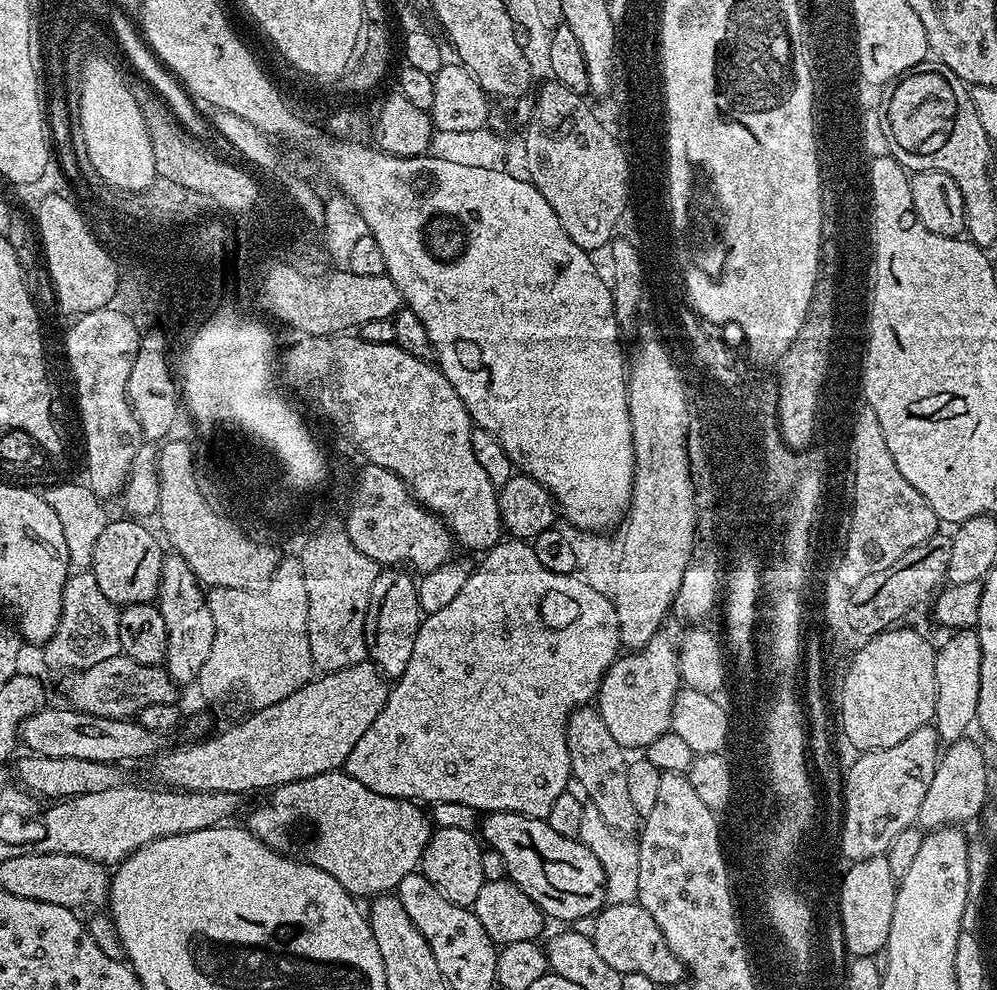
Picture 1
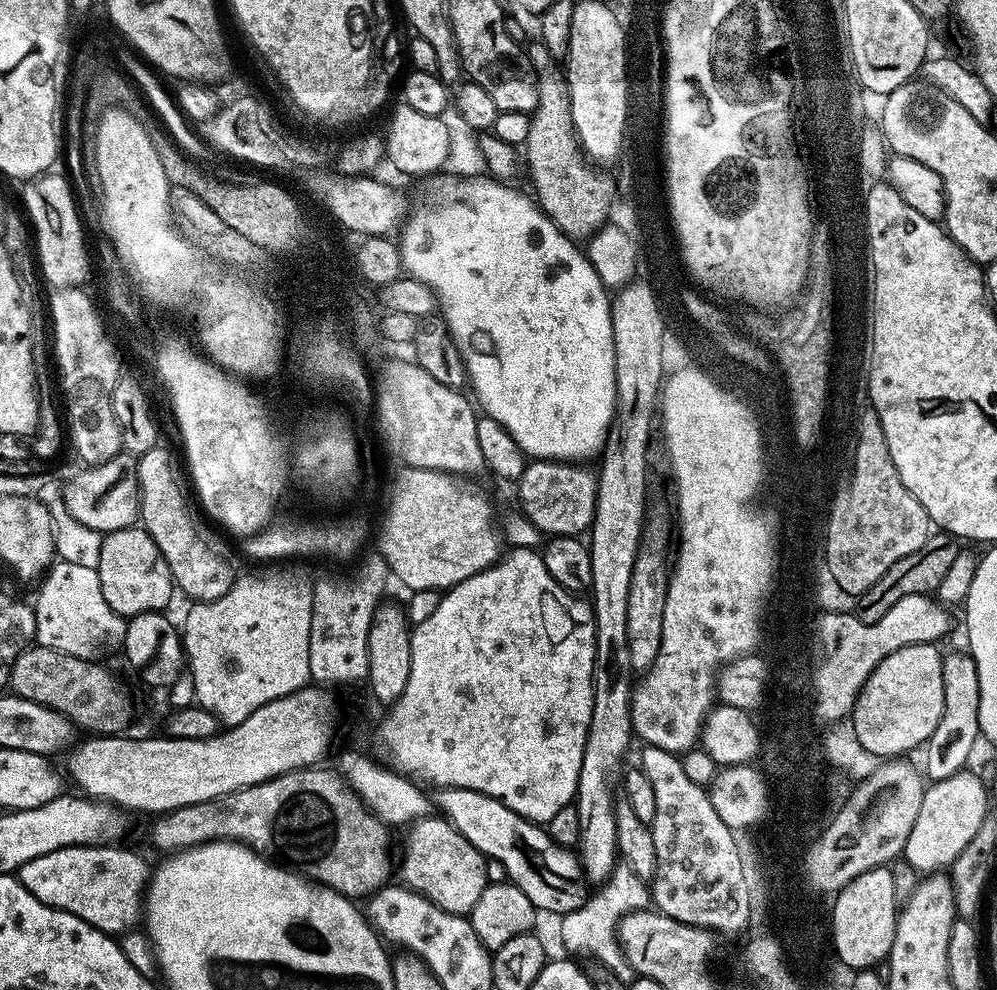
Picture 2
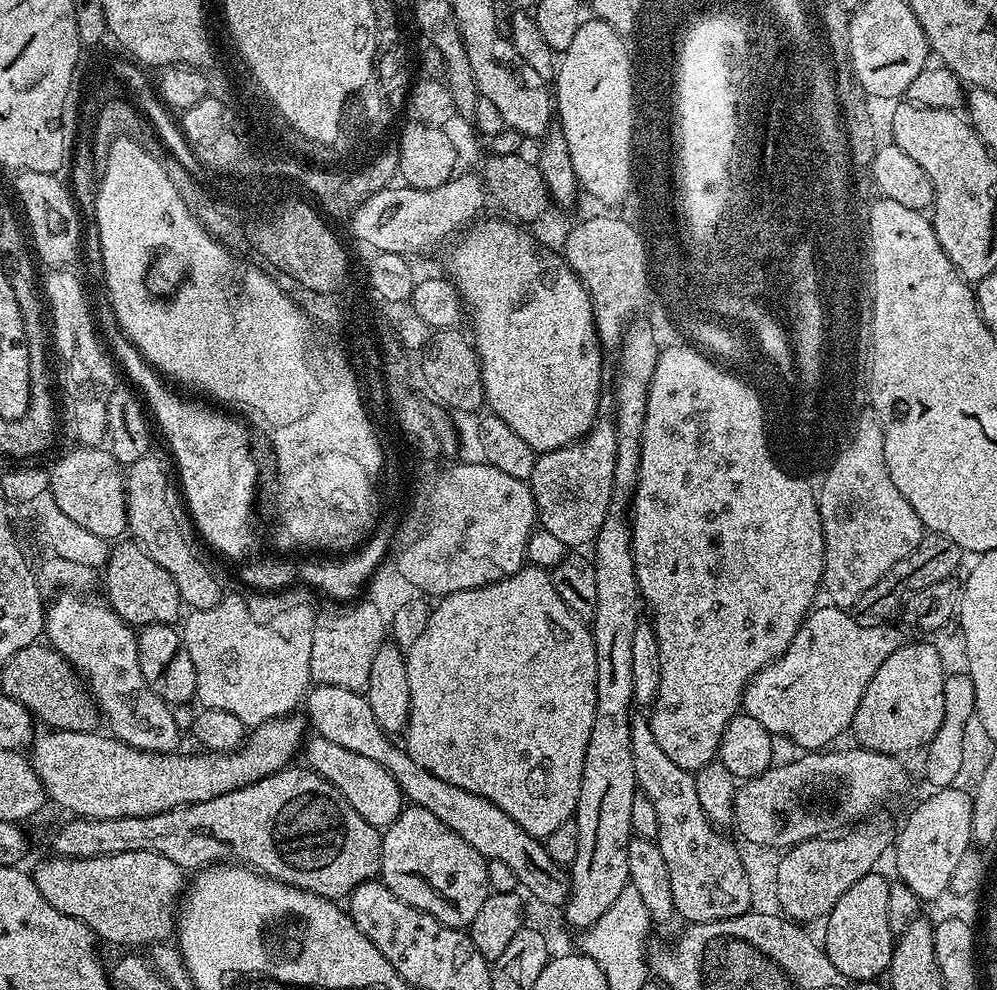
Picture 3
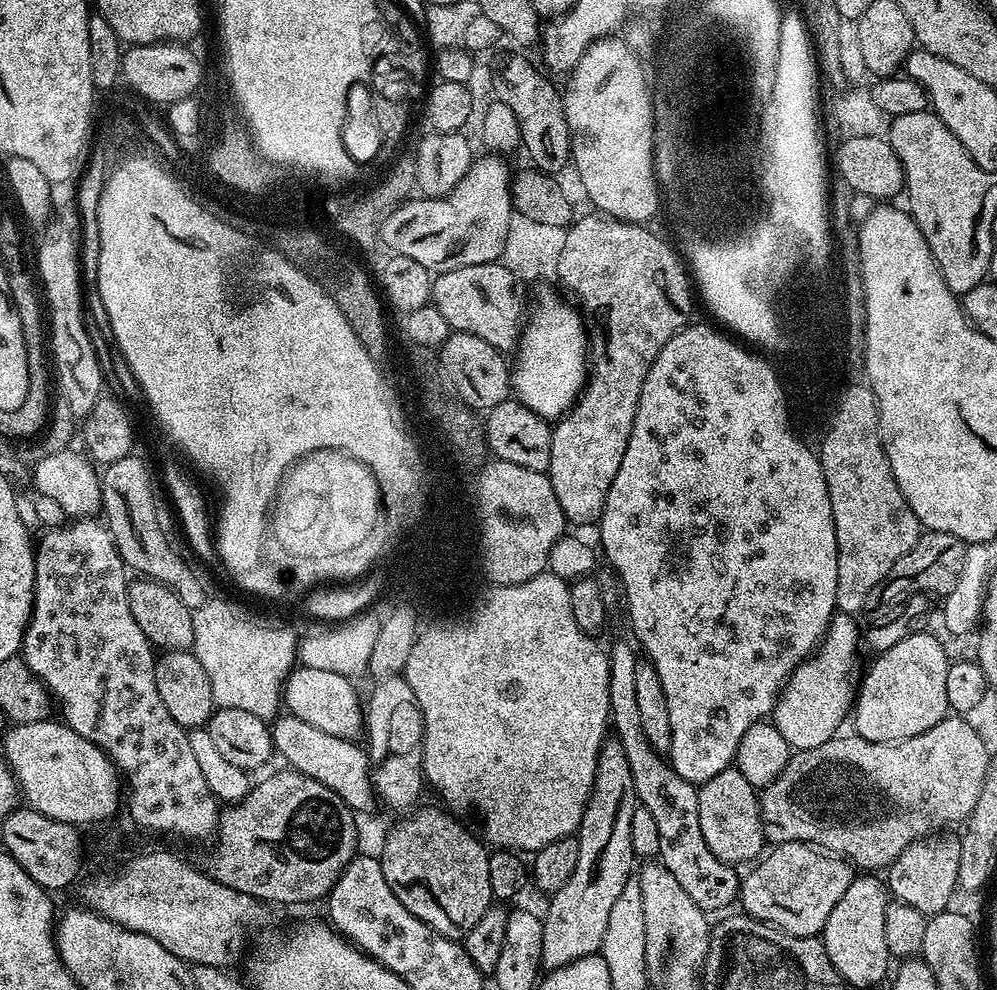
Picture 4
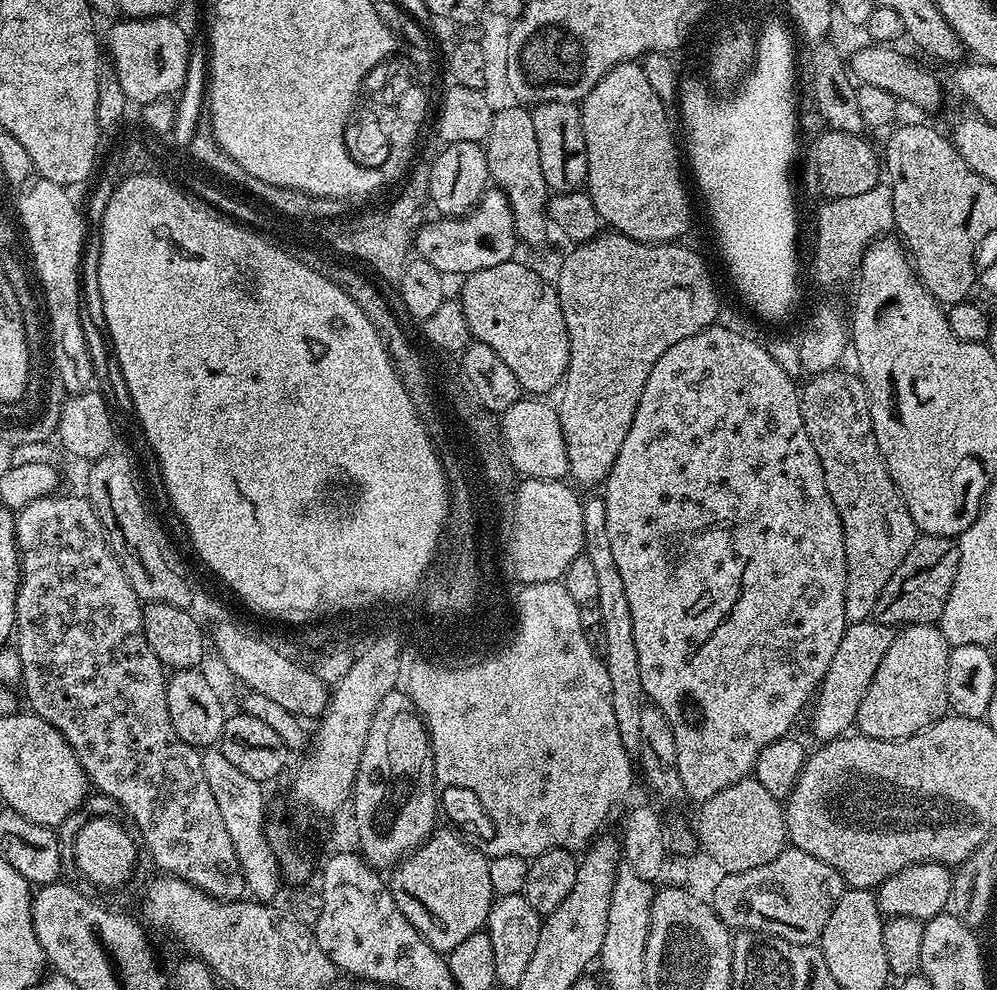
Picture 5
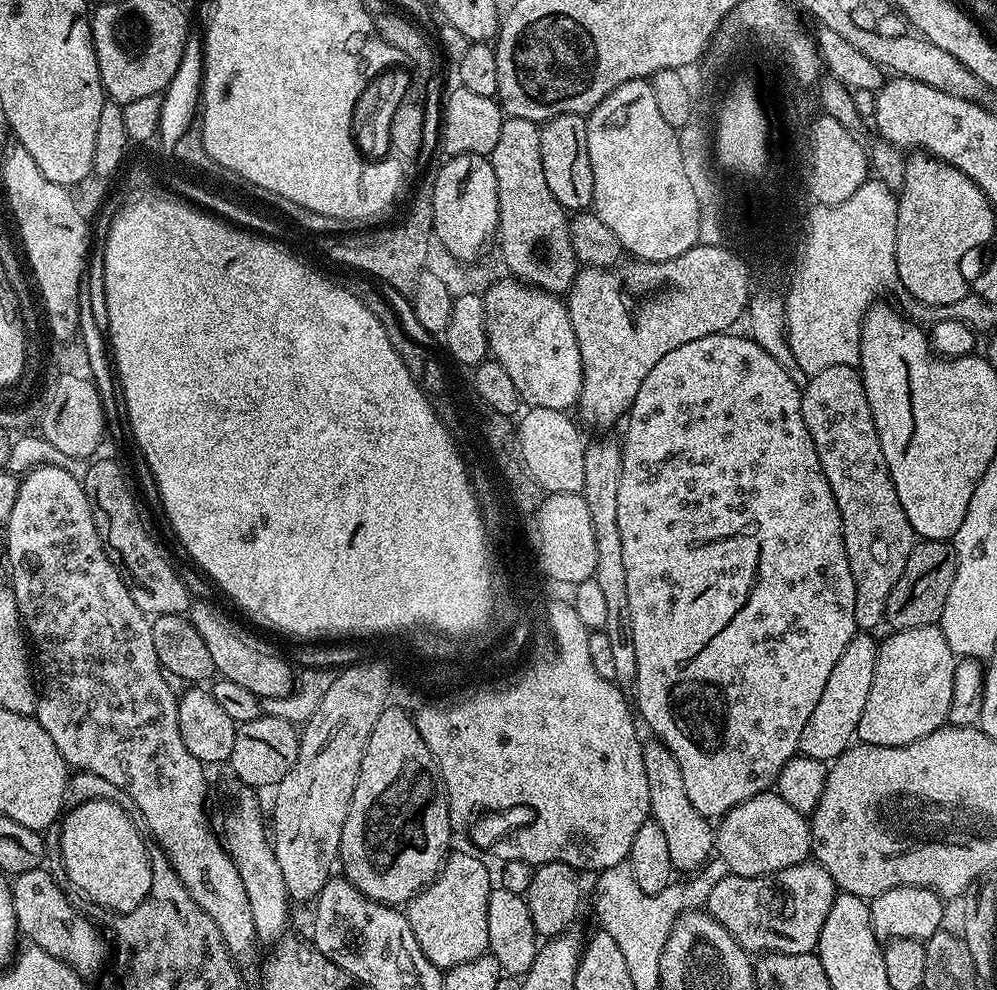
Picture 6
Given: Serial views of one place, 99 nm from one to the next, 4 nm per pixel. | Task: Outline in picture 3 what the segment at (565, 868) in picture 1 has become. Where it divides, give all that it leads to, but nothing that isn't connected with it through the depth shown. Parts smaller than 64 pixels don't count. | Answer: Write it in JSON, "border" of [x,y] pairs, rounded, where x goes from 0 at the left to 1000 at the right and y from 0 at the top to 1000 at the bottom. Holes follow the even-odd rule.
{"border":[[[317,691],[307,703],[307,727],[313,731],[316,742],[327,745],[346,758],[355,758],[355,762],[363,762],[363,766],[372,766],[379,770],[399,790],[406,809],[431,818],[435,826],[439,826],[449,836],[454,836],[459,843],[479,863],[489,869],[508,871],[512,879],[516,879],[521,896],[531,897],[546,913],[565,914],[570,907],[572,885],[563,874],[552,867],[545,852],[531,840],[526,840],[516,826],[512,826],[504,817],[488,808],[486,804],[475,802],[466,796],[455,794],[427,778],[427,774],[419,774],[415,766],[410,764],[404,755],[393,753],[394,744],[386,739],[375,725],[375,717],[371,717],[368,702],[347,697],[343,693]]]}

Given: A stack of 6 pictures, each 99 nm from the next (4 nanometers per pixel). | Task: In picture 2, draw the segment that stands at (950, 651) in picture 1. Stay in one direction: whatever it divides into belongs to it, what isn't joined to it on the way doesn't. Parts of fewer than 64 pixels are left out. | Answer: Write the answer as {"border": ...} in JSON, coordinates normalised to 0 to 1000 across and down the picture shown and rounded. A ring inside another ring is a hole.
{"border":[[[970,658],[950,660],[945,673],[945,725],[941,725],[941,737],[933,741],[927,760],[926,779],[932,789],[953,786],[953,782],[968,779],[975,755],[984,746],[981,733],[981,677],[977,665]]]}

